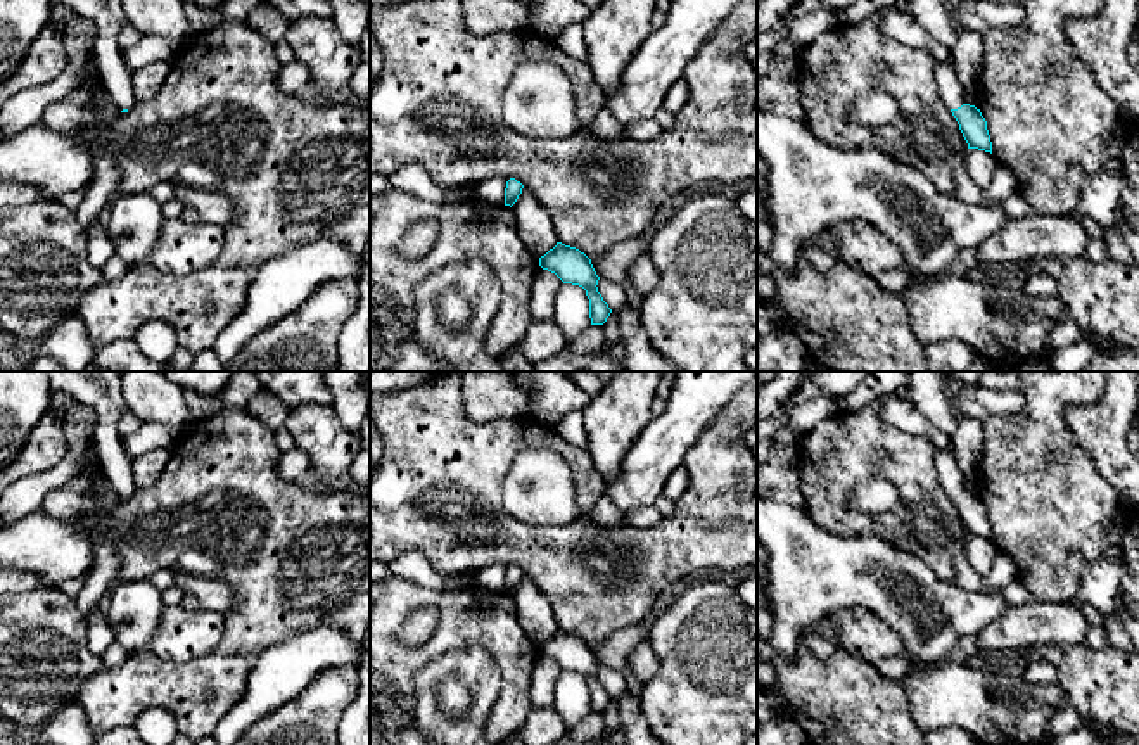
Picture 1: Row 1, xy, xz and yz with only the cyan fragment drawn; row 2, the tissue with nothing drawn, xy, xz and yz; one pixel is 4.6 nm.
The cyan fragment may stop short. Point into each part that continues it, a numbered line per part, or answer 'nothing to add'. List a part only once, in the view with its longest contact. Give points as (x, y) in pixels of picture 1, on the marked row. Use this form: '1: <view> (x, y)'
1: yz (949, 85)

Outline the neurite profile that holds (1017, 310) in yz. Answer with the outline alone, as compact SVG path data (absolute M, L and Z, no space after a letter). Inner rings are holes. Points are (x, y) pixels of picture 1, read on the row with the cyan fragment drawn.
M1001 301L994 304L996 311L1009 315L1011 318L1023 320L1028 318L1028 311L1025 309L1025 301Z

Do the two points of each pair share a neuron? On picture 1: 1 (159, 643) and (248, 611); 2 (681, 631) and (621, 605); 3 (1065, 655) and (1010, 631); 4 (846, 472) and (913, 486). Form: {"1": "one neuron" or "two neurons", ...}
{"1": "two neurons", "2": "two neurons", "3": "two neurons", "4": "one neuron"}

